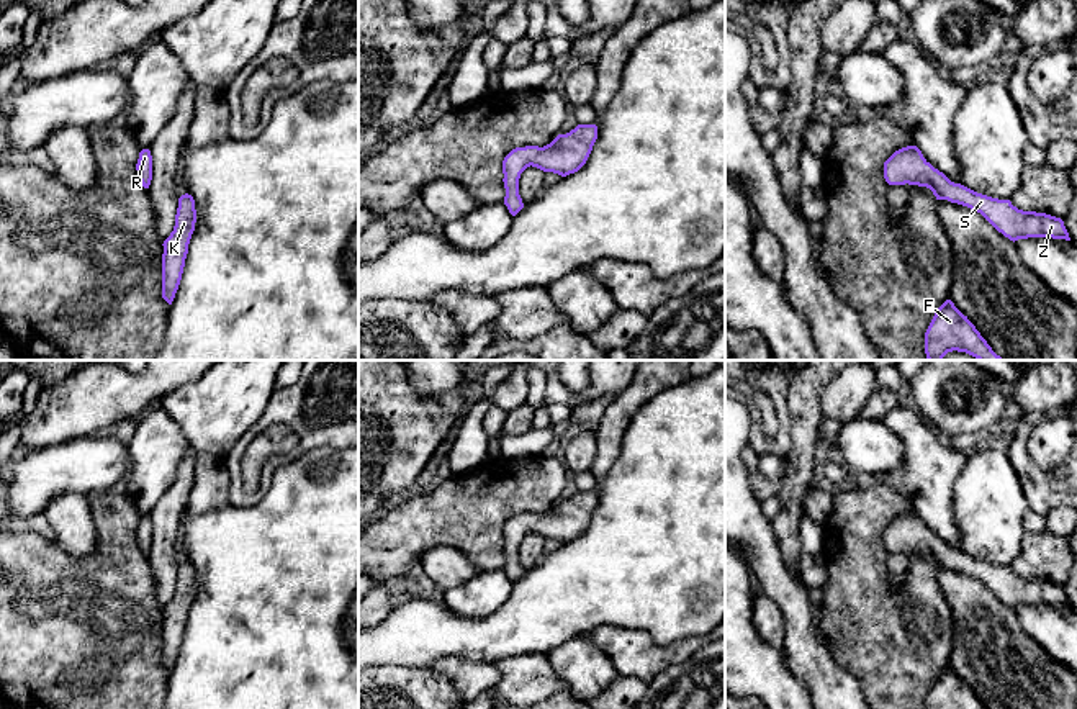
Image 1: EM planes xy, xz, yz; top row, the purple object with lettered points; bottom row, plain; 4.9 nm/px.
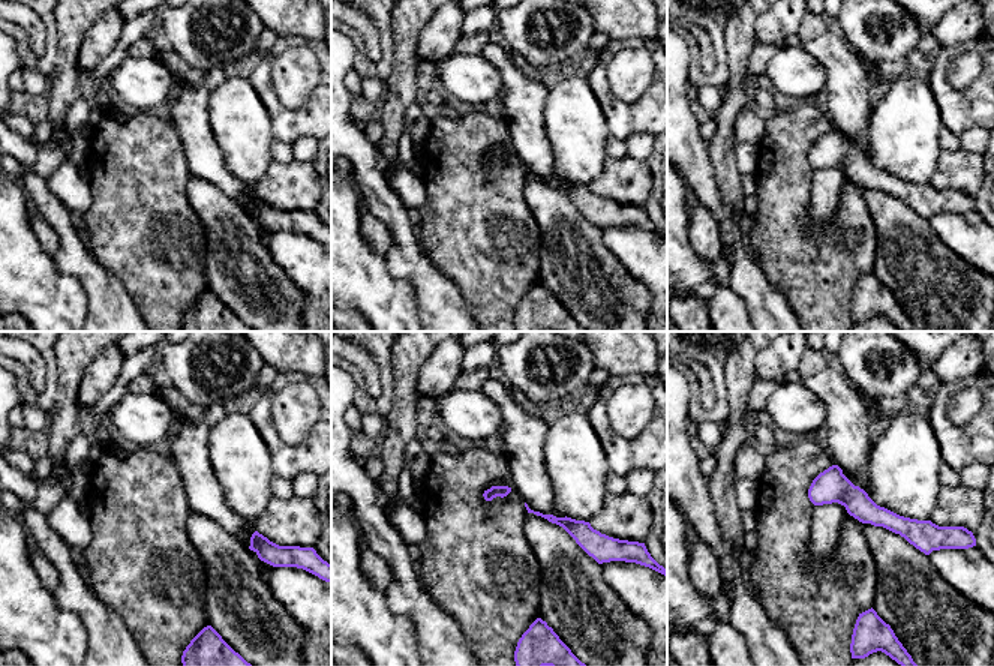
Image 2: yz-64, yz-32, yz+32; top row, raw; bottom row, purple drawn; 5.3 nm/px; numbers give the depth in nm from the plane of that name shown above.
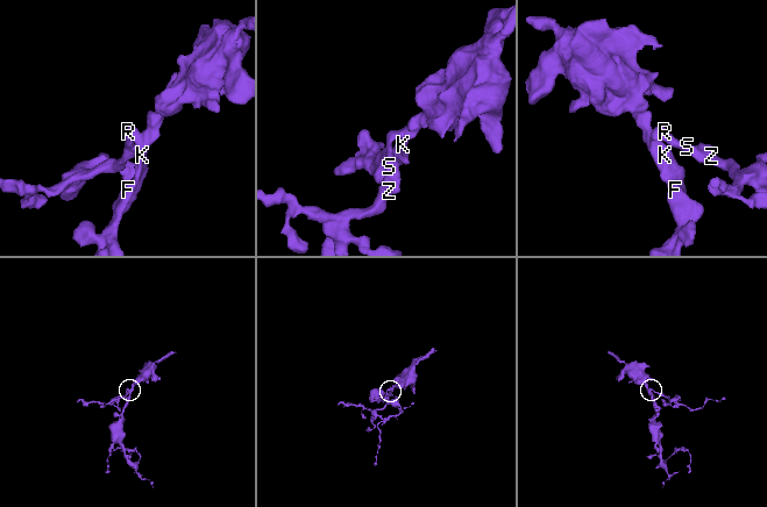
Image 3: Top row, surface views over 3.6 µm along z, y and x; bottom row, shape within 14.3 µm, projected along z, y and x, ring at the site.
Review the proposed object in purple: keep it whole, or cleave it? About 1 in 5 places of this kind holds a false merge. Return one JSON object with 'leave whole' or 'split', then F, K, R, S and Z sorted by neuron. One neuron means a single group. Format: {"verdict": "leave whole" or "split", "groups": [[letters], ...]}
{"verdict": "leave whole", "groups": [["F", "K", "R", "S", "Z"]]}

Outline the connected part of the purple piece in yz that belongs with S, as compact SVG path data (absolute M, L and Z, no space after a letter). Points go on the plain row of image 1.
M917 513L895 517L884 529L884 545L889 552L918 552L933 558L936 567L948 567L980 580L998 599L1010 607L1028 604L1052 604L1070 607L1061 585L1023 578L1010 567L998 567L951 549L935 535Z

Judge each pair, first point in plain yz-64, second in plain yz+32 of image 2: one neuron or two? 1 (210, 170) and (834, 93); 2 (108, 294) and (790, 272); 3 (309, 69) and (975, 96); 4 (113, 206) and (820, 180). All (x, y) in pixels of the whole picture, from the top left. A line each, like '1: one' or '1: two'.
1: one
2: two
3: two
4: two

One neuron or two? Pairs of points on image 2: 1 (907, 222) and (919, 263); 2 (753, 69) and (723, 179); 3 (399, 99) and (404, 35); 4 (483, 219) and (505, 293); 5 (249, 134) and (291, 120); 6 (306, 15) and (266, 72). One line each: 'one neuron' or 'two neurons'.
1: one neuron
2: two neurons
3: one neuron
4: one neuron
5: two neurons
6: two neurons

